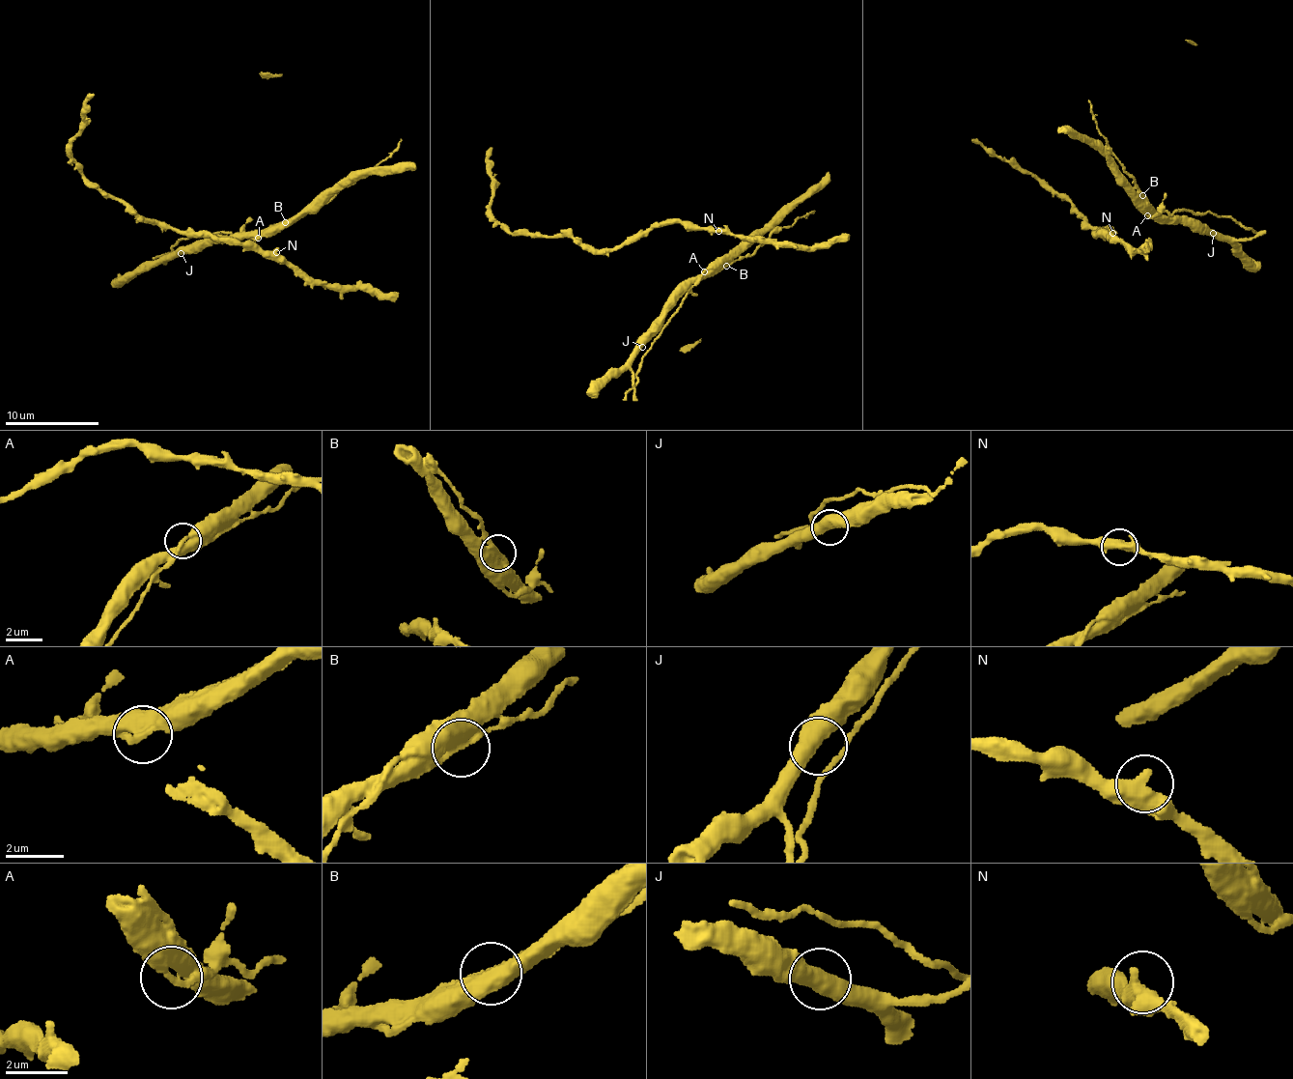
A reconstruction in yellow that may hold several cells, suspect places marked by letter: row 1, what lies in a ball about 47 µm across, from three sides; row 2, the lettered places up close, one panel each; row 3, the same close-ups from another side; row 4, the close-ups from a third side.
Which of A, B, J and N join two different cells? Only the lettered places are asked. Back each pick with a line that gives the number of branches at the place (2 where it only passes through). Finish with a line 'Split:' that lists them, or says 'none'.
A: branches 2
B: branches 2
Split: A, B

